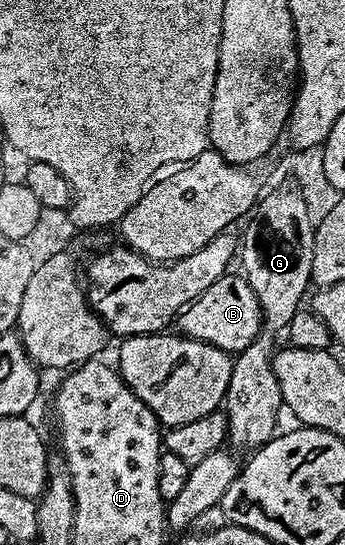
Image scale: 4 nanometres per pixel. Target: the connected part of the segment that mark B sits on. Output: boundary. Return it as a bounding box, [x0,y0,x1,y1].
[175,272,261,352]

